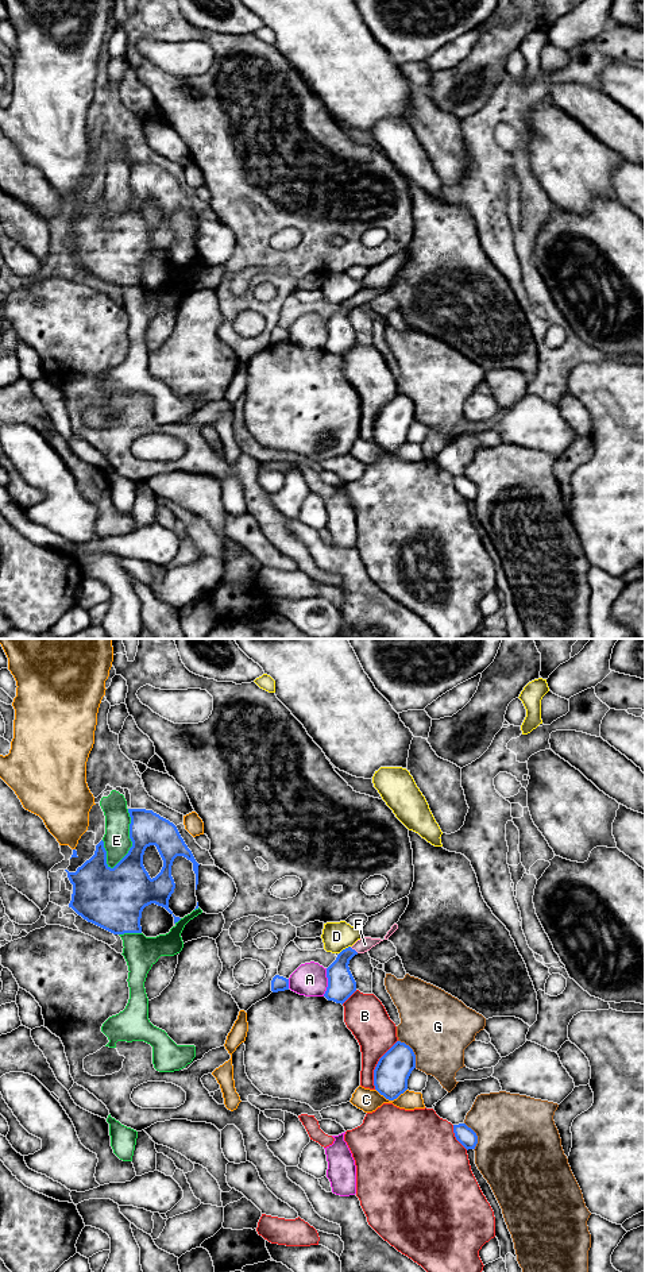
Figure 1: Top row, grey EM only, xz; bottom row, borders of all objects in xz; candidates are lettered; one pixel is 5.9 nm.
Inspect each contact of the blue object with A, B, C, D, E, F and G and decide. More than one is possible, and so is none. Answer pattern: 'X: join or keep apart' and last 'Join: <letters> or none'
A: keep apart
B: keep apart
C: keep apart
D: keep apart
E: keep apart
F: join
G: keep apart
Join: F

